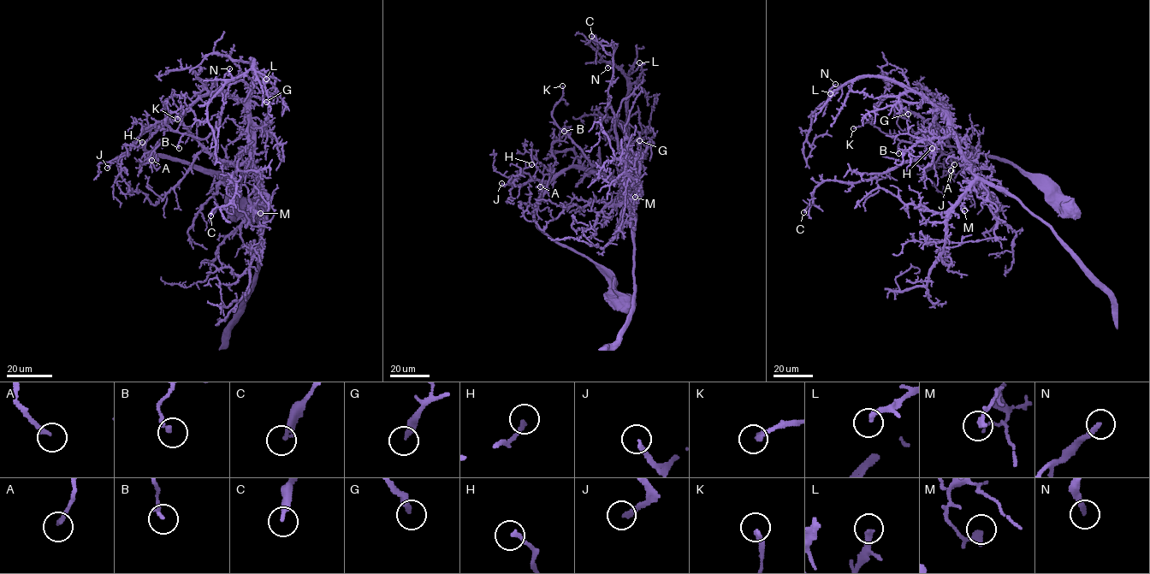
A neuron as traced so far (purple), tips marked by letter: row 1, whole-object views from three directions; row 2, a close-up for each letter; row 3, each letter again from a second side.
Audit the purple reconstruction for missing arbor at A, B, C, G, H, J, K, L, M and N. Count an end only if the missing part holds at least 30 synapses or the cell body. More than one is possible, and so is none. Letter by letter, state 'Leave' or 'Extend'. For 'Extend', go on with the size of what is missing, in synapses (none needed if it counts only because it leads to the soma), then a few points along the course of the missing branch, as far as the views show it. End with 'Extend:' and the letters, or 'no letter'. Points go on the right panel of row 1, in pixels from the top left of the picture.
A: Leave
B: Leave
C: Leave
G: Leave
H: Leave
J: Leave
K: Leave
L: Leave
M: Leave
N: Leave
Extend: no letter

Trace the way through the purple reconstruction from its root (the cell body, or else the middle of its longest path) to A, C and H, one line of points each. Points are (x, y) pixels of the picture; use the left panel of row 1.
A: (248, 210), (232, 183), (145, 149), (145, 143), (166, 121), (151, 160)
C: (248, 210), (232, 183), (145, 149), (210, 94), (241, 99), (248, 121), (229, 178), (234, 196), (210, 215)
H: (248, 210), (232, 183), (146, 150), (145, 143), (157, 128), (145, 130), (132, 145), (142, 142)

